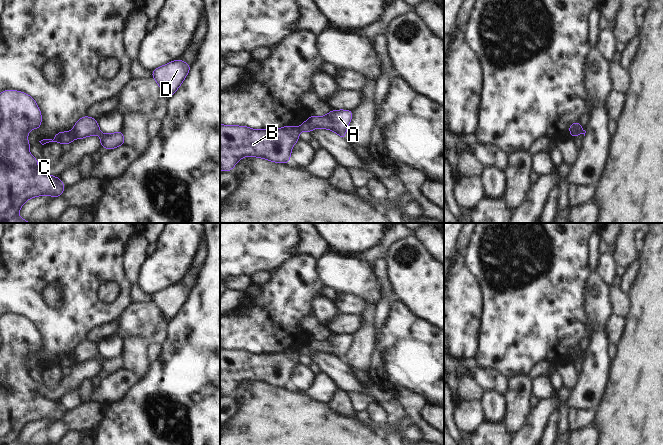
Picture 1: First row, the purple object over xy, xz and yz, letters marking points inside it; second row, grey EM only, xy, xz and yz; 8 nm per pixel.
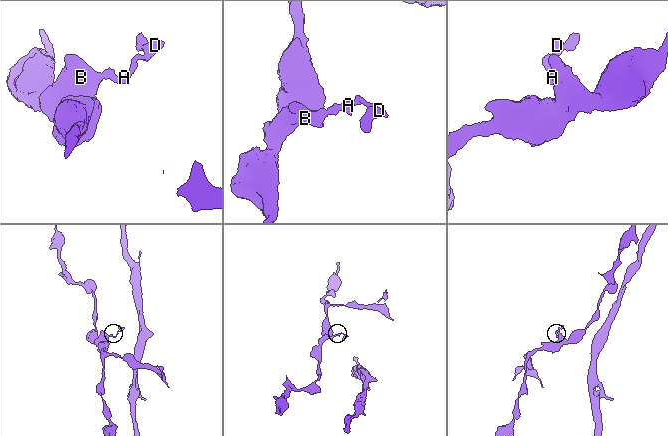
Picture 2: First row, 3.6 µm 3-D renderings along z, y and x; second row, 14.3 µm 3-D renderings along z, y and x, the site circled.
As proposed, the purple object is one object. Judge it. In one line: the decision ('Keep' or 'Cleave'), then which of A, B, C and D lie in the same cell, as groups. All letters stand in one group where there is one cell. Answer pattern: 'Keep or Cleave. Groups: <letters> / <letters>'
Cleave. Groups: A D / B C

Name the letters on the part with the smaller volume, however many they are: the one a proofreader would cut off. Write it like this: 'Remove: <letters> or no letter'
Remove: A, D

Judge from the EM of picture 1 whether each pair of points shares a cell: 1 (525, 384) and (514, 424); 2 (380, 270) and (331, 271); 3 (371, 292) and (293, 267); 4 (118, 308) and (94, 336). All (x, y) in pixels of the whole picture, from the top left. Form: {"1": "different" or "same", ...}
{"1": "same", "2": "different", "3": "different", "4": "different"}

